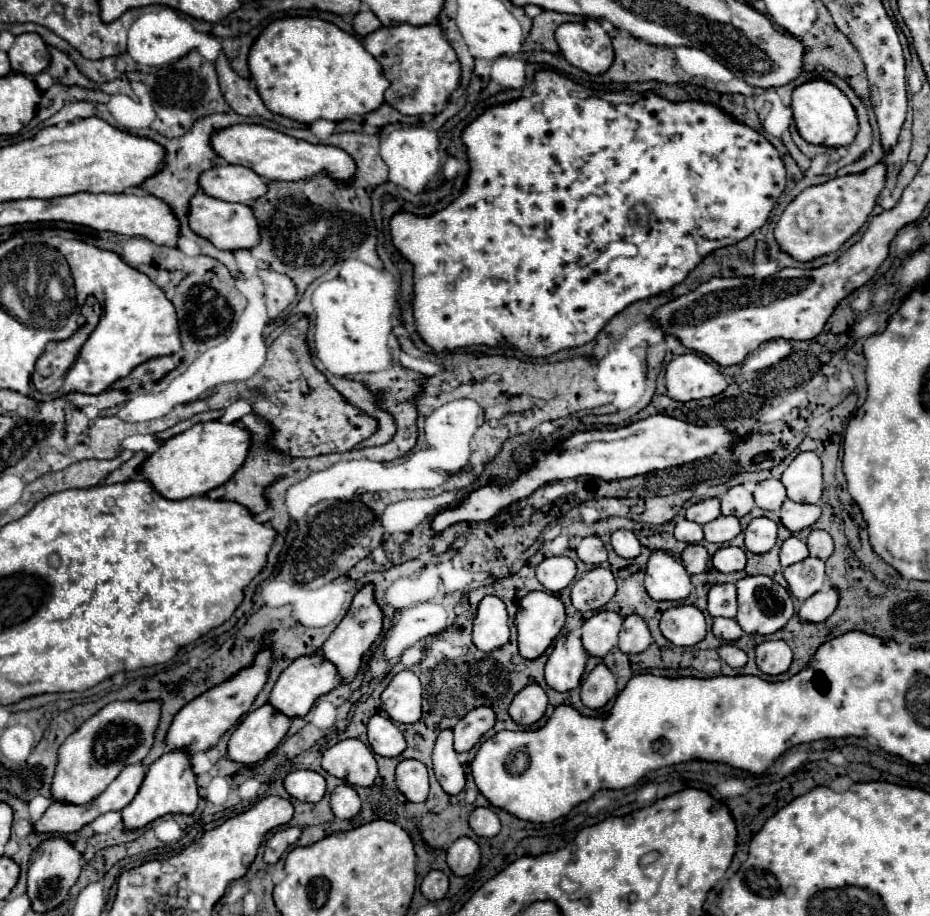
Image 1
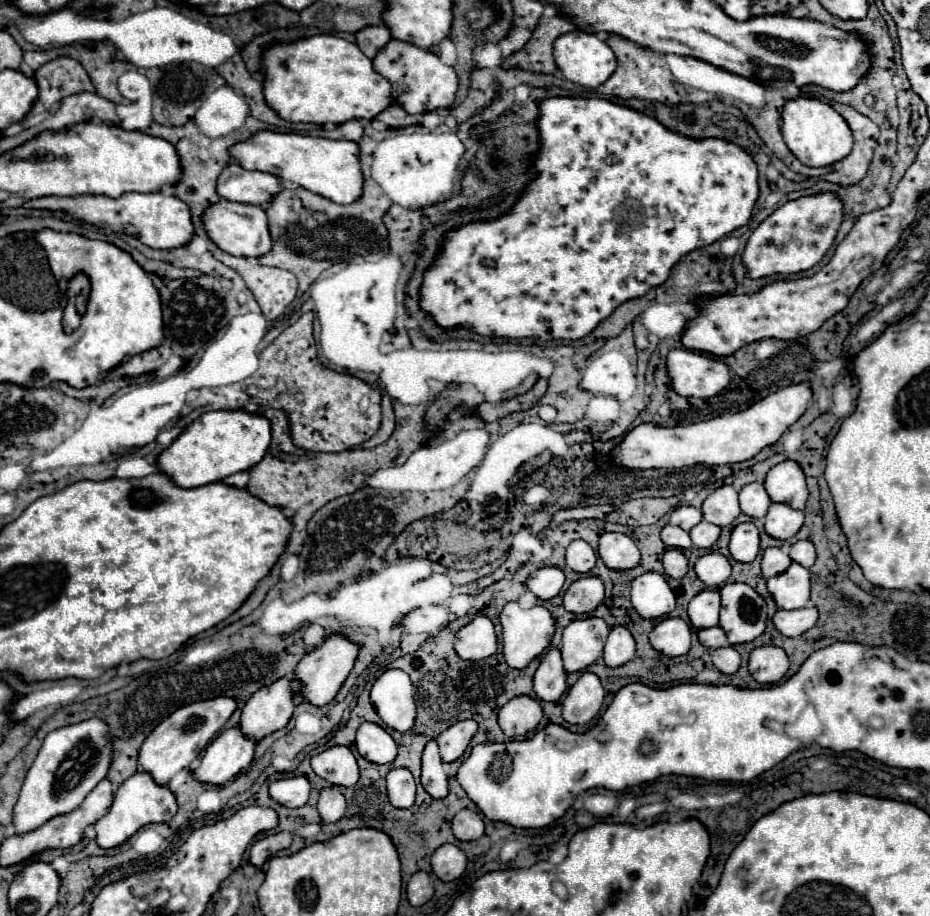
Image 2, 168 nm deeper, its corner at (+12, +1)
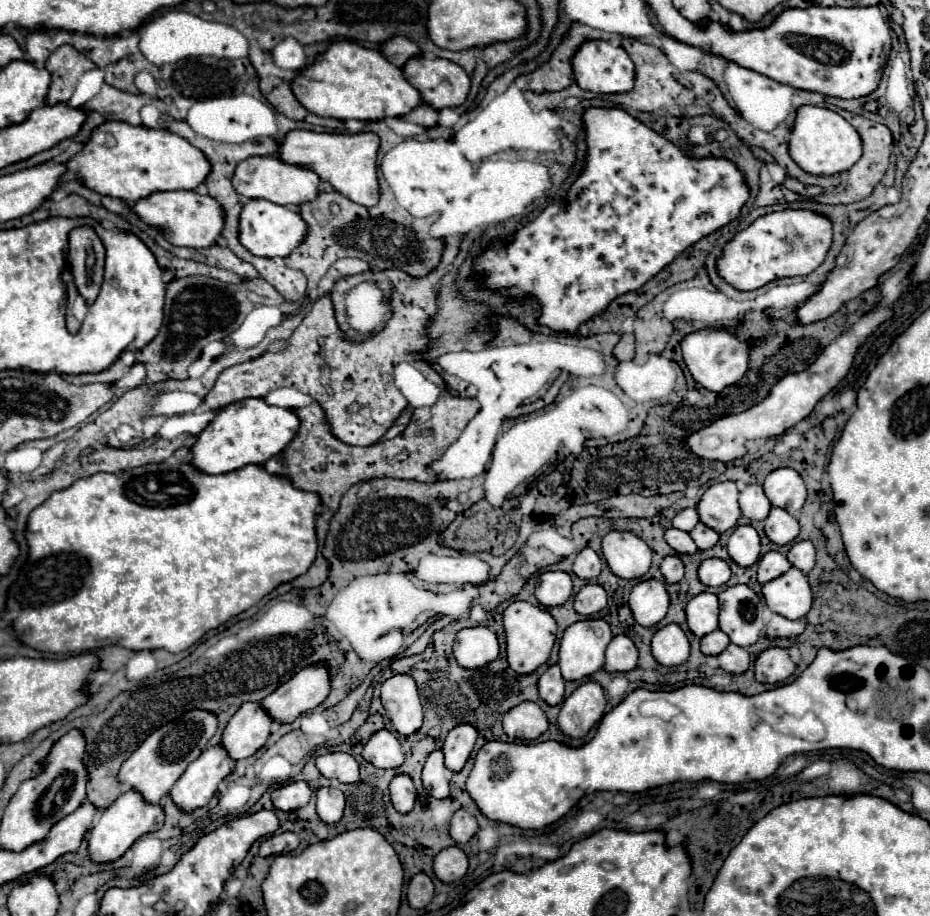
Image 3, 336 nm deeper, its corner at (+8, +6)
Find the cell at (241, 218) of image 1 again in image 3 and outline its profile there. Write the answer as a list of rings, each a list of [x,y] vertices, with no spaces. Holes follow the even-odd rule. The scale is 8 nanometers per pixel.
[[[248,200],[242,206],[238,226],[240,226],[240,232],[238,232],[240,244],[254,256],[264,256],[264,258],[288,256],[304,240],[304,234],[306,234],[306,224],[298,212],[268,200]]]

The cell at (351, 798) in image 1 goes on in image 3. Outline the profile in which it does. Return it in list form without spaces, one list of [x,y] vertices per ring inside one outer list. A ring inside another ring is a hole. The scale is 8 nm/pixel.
[[[328,786],[328,788],[320,788],[318,790],[318,800],[316,800],[316,810],[318,816],[326,822],[326,824],[336,824],[342,814],[344,814],[344,804],[346,798],[342,794],[342,790]]]

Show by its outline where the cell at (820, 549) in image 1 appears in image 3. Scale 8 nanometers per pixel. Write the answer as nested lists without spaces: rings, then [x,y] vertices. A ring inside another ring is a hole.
[[[800,540],[788,550],[790,564],[804,570],[804,574],[808,574],[814,568],[814,558],[816,558],[816,548],[810,540]]]

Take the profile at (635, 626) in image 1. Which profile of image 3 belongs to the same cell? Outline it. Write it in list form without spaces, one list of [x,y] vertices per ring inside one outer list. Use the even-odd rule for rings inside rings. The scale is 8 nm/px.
[[[618,634],[612,638],[606,650],[606,664],[608,672],[628,672],[638,664],[638,648],[630,636]]]

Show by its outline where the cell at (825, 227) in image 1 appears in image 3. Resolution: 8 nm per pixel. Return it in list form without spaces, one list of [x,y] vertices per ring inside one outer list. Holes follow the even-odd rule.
[[[780,210],[760,216],[748,228],[738,232],[732,242],[726,244],[722,258],[718,260],[720,276],[736,290],[756,290],[764,284],[788,278],[806,276],[814,272],[826,258],[832,246],[832,222],[812,210]]]

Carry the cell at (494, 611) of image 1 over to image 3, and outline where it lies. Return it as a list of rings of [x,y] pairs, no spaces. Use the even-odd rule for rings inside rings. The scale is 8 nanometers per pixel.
[[[490,626],[462,628],[456,634],[454,656],[460,666],[476,668],[498,658],[498,638]]]

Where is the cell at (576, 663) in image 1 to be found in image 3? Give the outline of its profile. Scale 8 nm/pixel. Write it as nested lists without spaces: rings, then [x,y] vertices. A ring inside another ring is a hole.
[[[552,664],[538,680],[538,690],[540,696],[548,702],[548,704],[560,704],[564,700],[564,678],[560,674],[560,666]]]

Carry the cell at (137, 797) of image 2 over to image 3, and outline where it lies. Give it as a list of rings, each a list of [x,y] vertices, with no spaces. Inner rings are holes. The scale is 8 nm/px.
[[[126,790],[108,808],[100,812],[96,826],[88,836],[88,850],[94,862],[112,862],[120,858],[142,834],[156,832],[164,826],[164,808],[160,804],[148,804],[136,790]]]

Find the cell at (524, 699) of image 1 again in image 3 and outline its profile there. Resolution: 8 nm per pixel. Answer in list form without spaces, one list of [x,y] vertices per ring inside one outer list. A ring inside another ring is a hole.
[[[522,702],[504,714],[504,732],[510,740],[534,740],[548,730],[548,718],[536,702]]]

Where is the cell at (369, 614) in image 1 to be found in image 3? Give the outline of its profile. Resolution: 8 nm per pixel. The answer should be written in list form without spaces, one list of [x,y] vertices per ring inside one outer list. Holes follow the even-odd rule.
[[[316,662],[296,672],[288,682],[276,688],[262,700],[268,710],[280,722],[292,722],[306,710],[320,706],[330,694],[330,666],[328,662]]]

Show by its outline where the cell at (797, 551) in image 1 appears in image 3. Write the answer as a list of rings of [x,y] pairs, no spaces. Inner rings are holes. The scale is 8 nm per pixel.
[[[766,552],[762,556],[760,566],[758,566],[758,582],[766,584],[766,582],[782,576],[784,572],[788,572],[790,566],[792,564],[788,562],[788,558],[784,554],[780,554],[780,552]]]

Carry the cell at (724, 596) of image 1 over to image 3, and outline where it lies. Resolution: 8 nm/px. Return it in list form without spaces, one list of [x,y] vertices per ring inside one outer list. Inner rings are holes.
[[[702,592],[694,596],[686,606],[688,628],[698,636],[706,636],[718,628],[718,596],[712,592]]]

